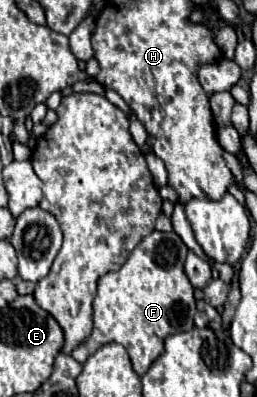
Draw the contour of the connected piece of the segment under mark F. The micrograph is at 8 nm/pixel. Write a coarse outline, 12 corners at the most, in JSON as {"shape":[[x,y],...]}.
{"shape":[[152,231],[98,279],[84,363],[120,343],[144,375],[194,329],[188,247]]}

